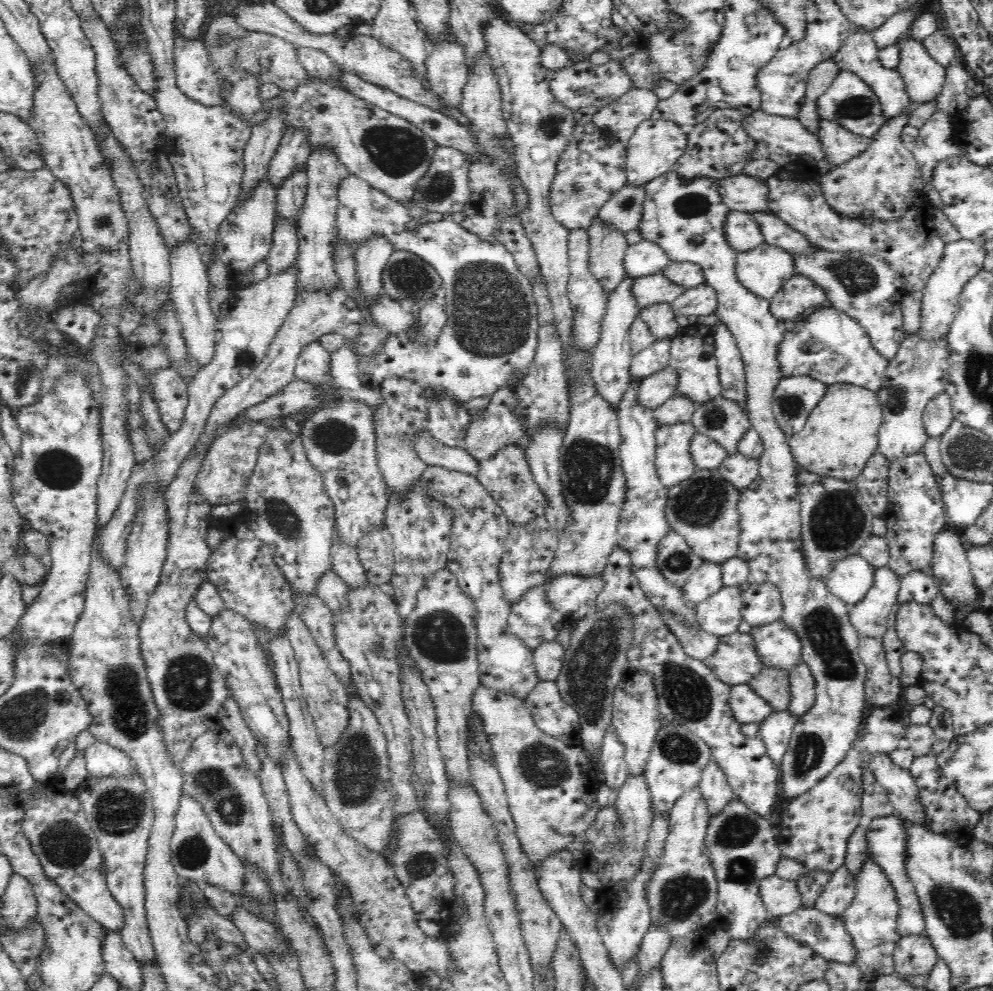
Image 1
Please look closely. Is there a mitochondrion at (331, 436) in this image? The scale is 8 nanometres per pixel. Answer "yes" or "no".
yes

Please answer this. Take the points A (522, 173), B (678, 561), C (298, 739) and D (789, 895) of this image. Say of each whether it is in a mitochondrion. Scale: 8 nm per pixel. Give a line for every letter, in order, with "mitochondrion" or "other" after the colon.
A: other
B: mitochondrion
C: other
D: other

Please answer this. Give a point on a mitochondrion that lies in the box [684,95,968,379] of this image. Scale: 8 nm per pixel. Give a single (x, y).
(857, 277)

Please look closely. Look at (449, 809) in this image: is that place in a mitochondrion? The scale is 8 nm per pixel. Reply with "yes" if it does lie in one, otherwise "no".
no

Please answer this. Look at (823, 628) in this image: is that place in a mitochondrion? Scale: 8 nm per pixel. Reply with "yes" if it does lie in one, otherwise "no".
yes

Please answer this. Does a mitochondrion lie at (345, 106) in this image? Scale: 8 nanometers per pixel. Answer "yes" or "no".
no

